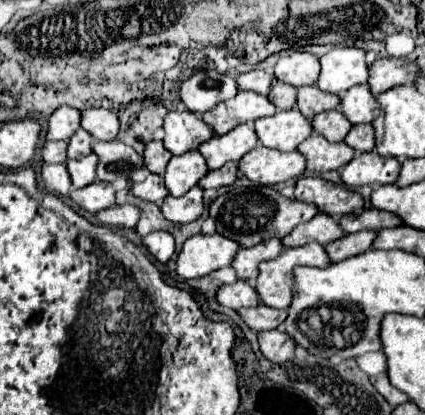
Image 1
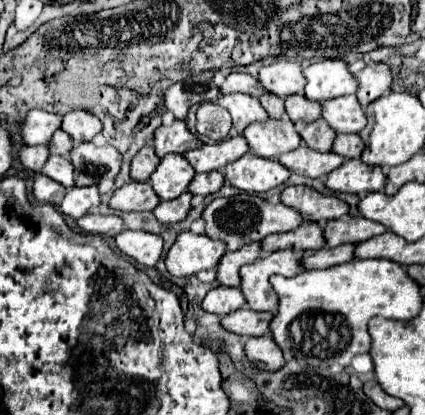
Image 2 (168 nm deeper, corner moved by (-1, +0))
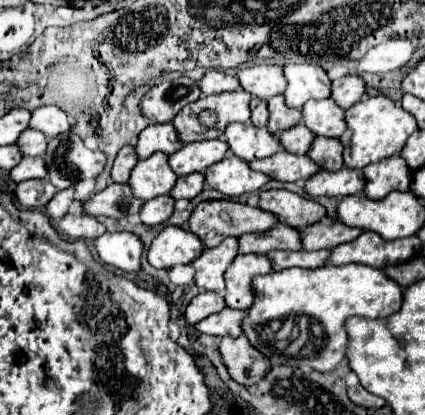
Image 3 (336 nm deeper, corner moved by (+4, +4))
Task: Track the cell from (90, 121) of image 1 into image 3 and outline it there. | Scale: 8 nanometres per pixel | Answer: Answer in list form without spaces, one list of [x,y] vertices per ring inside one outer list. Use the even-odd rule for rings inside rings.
[[[42,106],[42,108],[36,108],[32,112],[30,128],[36,128],[36,130],[44,132],[48,138],[54,138],[58,134],[70,132],[72,122],[68,120],[66,112],[60,110],[58,106]]]

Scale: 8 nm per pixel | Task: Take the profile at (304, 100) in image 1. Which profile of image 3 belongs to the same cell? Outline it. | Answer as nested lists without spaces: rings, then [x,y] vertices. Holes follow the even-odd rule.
[[[278,94],[268,100],[268,110],[270,110],[270,120],[268,120],[268,130],[270,132],[282,132],[292,126],[296,126],[302,120],[302,112],[296,108],[286,106],[284,96]]]

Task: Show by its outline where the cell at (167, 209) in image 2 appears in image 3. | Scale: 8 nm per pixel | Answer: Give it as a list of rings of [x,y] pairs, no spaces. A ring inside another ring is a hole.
[[[162,194],[158,198],[144,202],[144,206],[140,210],[142,222],[148,224],[148,226],[158,226],[158,224],[166,222],[174,212],[174,202],[176,200],[170,194]]]

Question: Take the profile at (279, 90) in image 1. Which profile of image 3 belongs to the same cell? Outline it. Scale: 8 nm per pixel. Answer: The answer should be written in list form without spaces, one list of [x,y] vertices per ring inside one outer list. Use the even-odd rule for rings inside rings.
[[[252,98],[250,100],[250,110],[252,110],[252,122],[256,126],[266,126],[268,124],[268,108],[266,108],[266,102],[260,100],[260,98]]]

